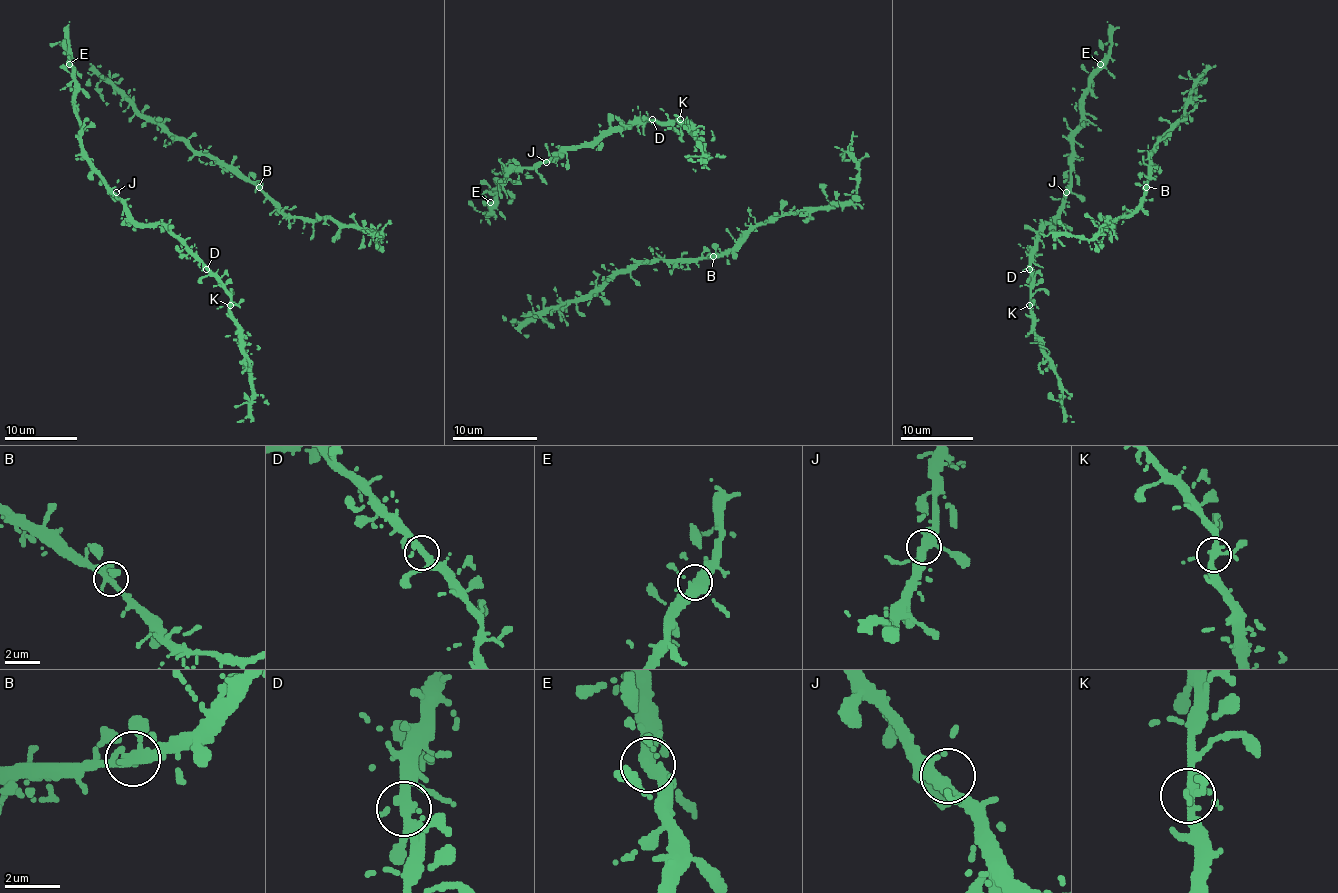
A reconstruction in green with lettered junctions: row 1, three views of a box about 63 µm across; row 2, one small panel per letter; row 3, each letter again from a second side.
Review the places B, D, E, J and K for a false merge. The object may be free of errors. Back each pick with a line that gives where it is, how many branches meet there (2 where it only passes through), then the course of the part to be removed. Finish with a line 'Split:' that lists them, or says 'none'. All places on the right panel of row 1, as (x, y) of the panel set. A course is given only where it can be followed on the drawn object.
Split: none

